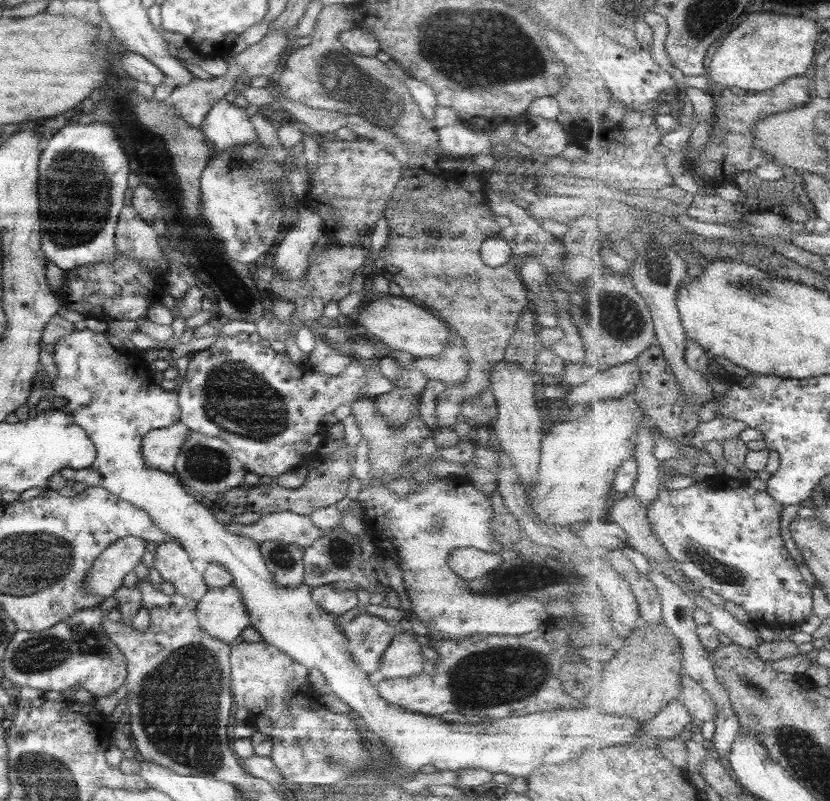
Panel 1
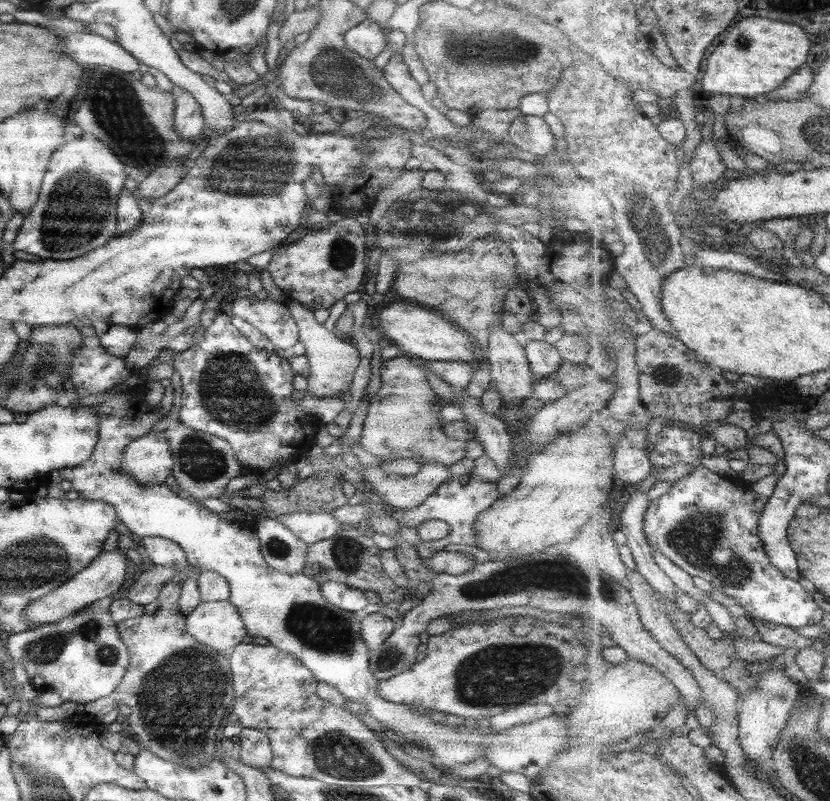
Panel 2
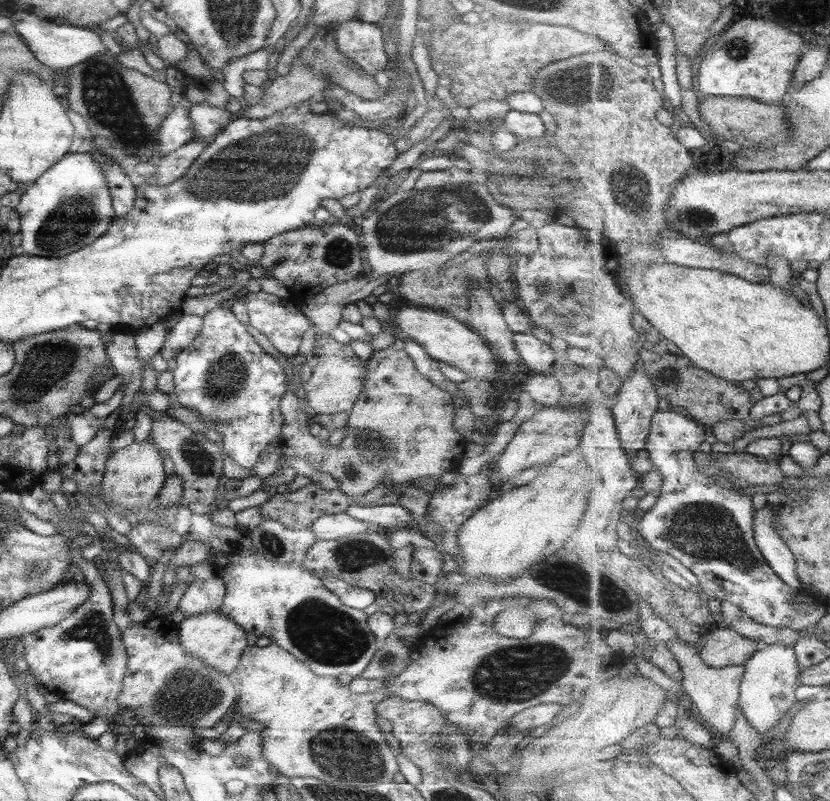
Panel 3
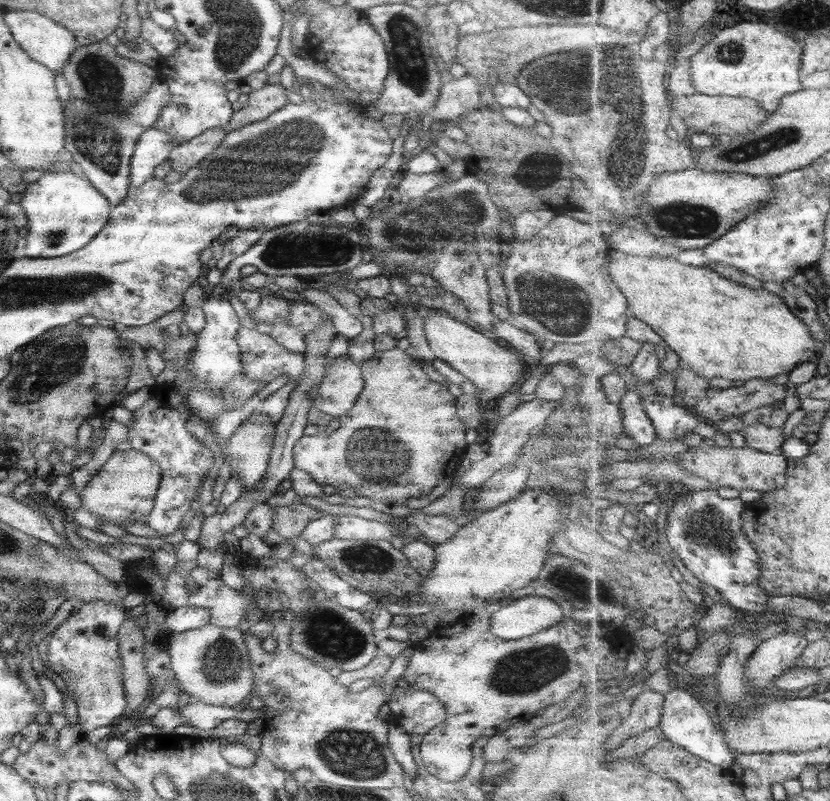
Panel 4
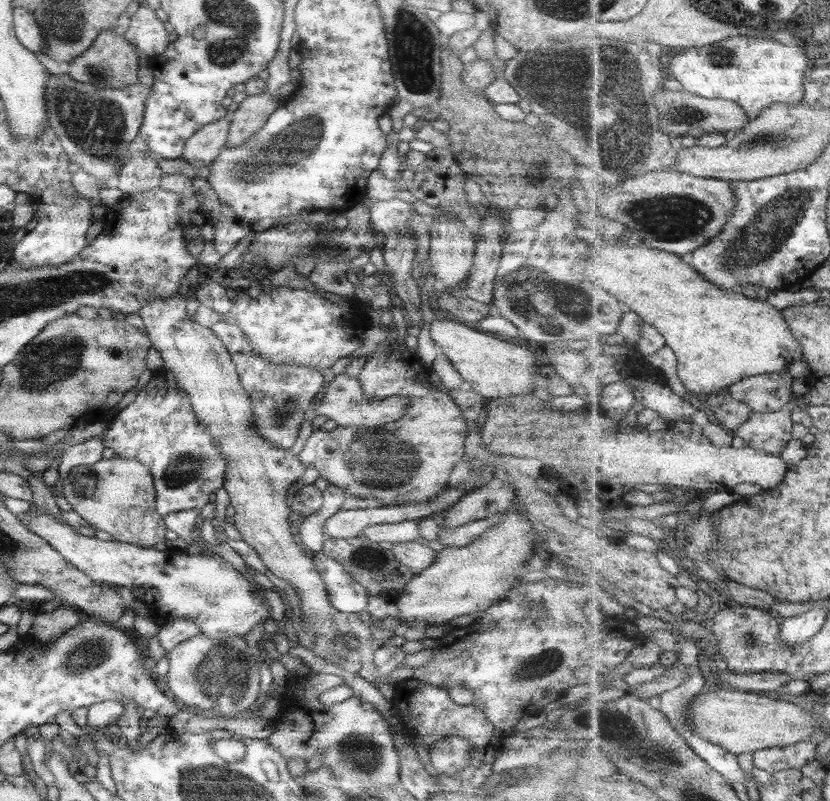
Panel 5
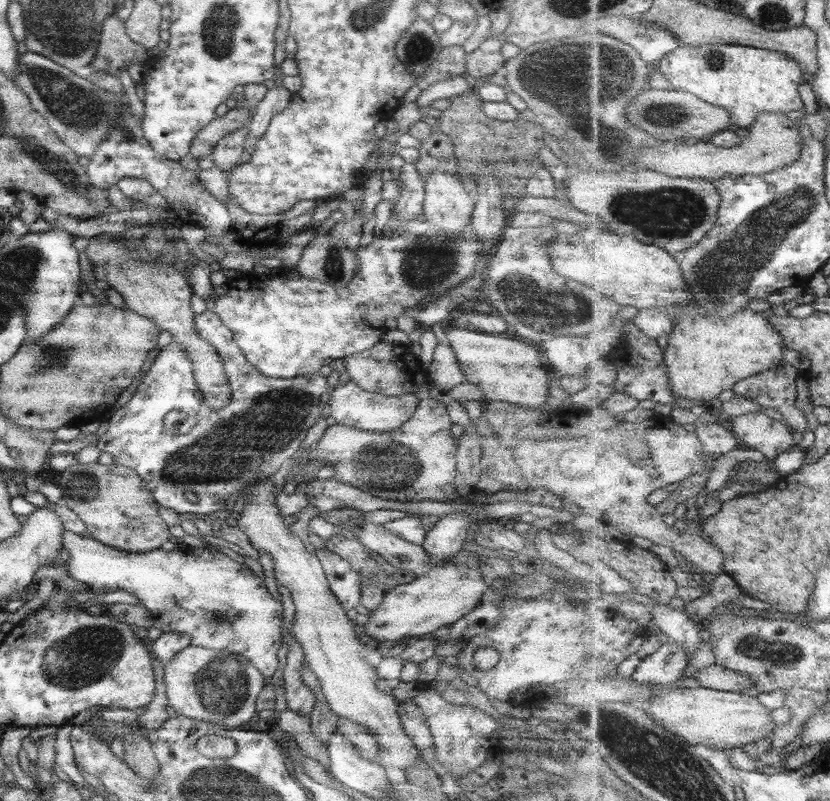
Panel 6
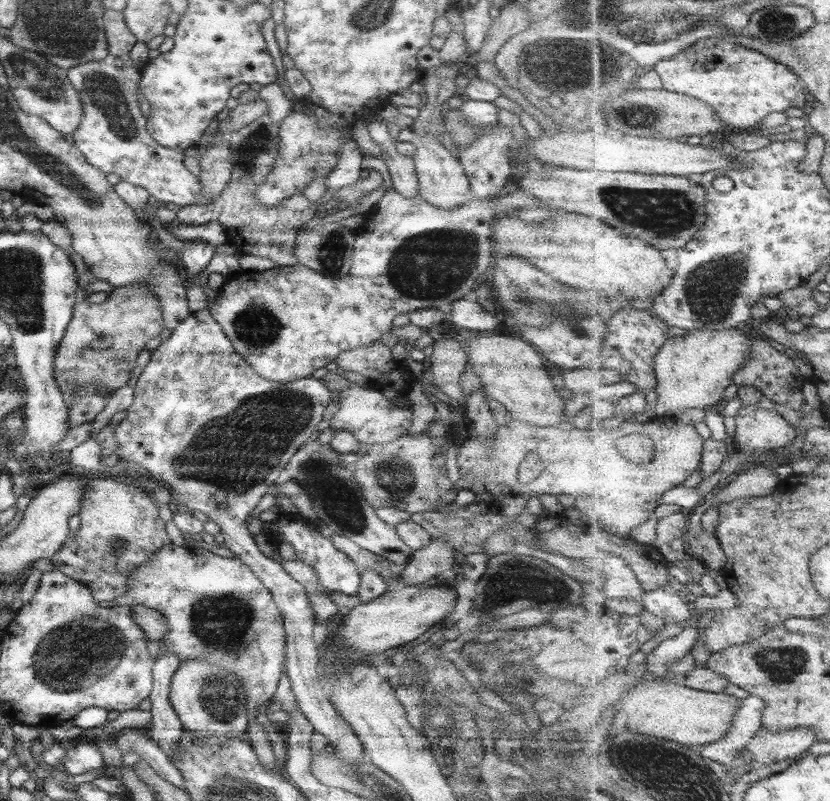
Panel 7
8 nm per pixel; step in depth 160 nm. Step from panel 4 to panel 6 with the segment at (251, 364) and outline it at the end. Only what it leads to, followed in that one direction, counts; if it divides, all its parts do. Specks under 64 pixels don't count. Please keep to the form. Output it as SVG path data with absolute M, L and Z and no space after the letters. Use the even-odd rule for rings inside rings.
M206 310L195 313L191 328L195 336L206 340L217 351L230 388L230 401L223 408L209 408L202 401L202 392L199 392L192 375L191 361L182 345L172 340L160 348L131 399L107 418L107 430L97 437L94 445L100 452L107 452L116 465L135 472L158 508L167 508L179 515L190 513L209 518L214 514L225 513L223 501L230 494L239 496L246 486L257 479L268 478L288 462L307 429L321 416L318 408L326 397L327 383L319 372L288 379L263 376L244 359L231 332L221 324L214 312ZM171 410L177 410L177 420L193 418L193 424L187 432L181 434L177 430L165 429L163 416Z

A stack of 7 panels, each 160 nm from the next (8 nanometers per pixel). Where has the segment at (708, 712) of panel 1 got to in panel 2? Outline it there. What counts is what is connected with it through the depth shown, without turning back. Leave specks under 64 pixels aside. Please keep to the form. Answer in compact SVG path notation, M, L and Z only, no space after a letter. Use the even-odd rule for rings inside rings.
M551 548L546 552L533 552L521 558L509 558L499 562L483 562L473 564L473 568L452 576L436 573L431 578L431 592L422 600L415 603L411 609L402 614L395 630L383 641L379 648L369 653L368 668L371 674L383 680L395 676L401 671L408 670L416 658L416 648L420 643L419 634L429 620L453 611L462 610L495 610L503 606L530 606L545 612L573 614L578 625L590 629L601 627L612 628L612 638L617 644L634 652L642 664L649 664L659 669L682 692L686 699L687 708L694 714L699 704L708 707L704 702L704 690L692 670L686 668L673 654L670 654L661 643L644 627L641 622L638 606L636 605L629 586L621 585L608 567L585 566L575 548Z

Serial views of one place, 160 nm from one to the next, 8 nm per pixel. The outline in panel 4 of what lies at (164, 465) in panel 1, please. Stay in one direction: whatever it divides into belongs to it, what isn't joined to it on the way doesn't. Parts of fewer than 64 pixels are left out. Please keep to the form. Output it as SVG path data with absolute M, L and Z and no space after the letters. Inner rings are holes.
M128 449L113 451L99 470L88 480L85 488L78 492L81 508L94 517L101 517L111 525L147 524L147 516L151 512L155 493L160 481L158 464L142 452Z

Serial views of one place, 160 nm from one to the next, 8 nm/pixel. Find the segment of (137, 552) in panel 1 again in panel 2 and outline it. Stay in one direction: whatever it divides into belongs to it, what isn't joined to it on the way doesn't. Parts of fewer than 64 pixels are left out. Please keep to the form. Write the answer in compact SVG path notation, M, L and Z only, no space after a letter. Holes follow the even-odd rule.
M118 548L111 550L111 552L100 552L86 568L69 578L61 587L31 601L24 610L26 619L36 626L56 623L64 616L72 615L95 600L111 597L113 593L117 593L122 587L123 581L129 576L129 565L124 553L125 550Z

